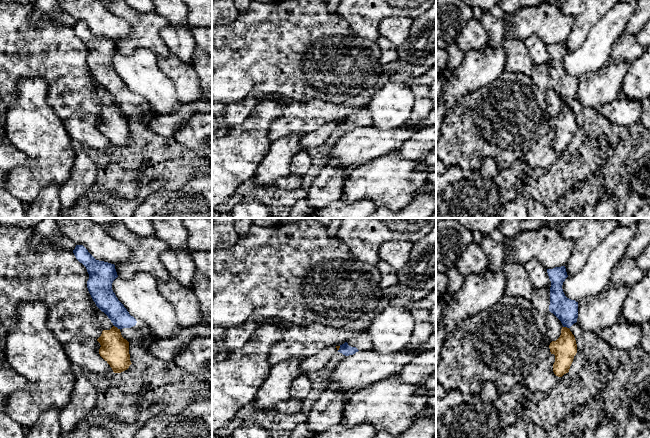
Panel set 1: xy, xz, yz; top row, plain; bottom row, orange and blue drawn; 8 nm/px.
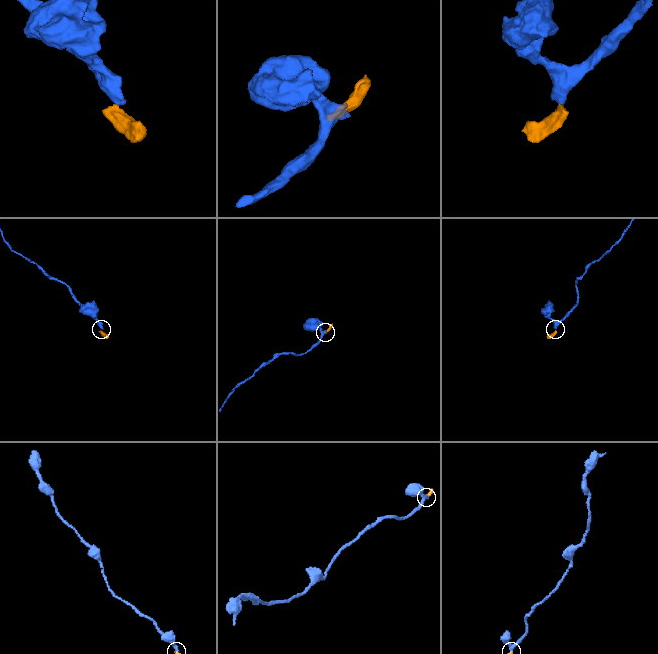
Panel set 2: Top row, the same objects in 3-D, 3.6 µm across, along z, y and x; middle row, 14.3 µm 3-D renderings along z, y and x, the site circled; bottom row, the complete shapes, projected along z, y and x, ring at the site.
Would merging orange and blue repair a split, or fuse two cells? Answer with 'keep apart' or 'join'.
keep apart

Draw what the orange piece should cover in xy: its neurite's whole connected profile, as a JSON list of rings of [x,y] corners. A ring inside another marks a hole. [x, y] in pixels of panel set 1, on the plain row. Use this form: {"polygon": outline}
{"polygon": [[[96,83],[96,91],[103,105],[97,115],[101,123],[100,132],[110,141],[114,149],[121,149],[132,140],[129,130],[129,118],[121,111],[120,105],[115,103],[108,92]]]}

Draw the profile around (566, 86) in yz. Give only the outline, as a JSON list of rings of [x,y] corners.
[[[566,44],[547,45],[547,49],[551,57],[549,87],[561,97],[563,103],[570,104],[577,98],[578,78],[567,74],[563,68],[562,61],[568,53]]]

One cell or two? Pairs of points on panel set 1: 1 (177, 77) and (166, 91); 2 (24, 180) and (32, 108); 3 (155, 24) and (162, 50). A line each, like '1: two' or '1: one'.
1: two
2: one
3: one

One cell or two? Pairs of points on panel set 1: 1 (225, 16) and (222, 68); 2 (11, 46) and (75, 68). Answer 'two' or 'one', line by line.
1: two
2: one

